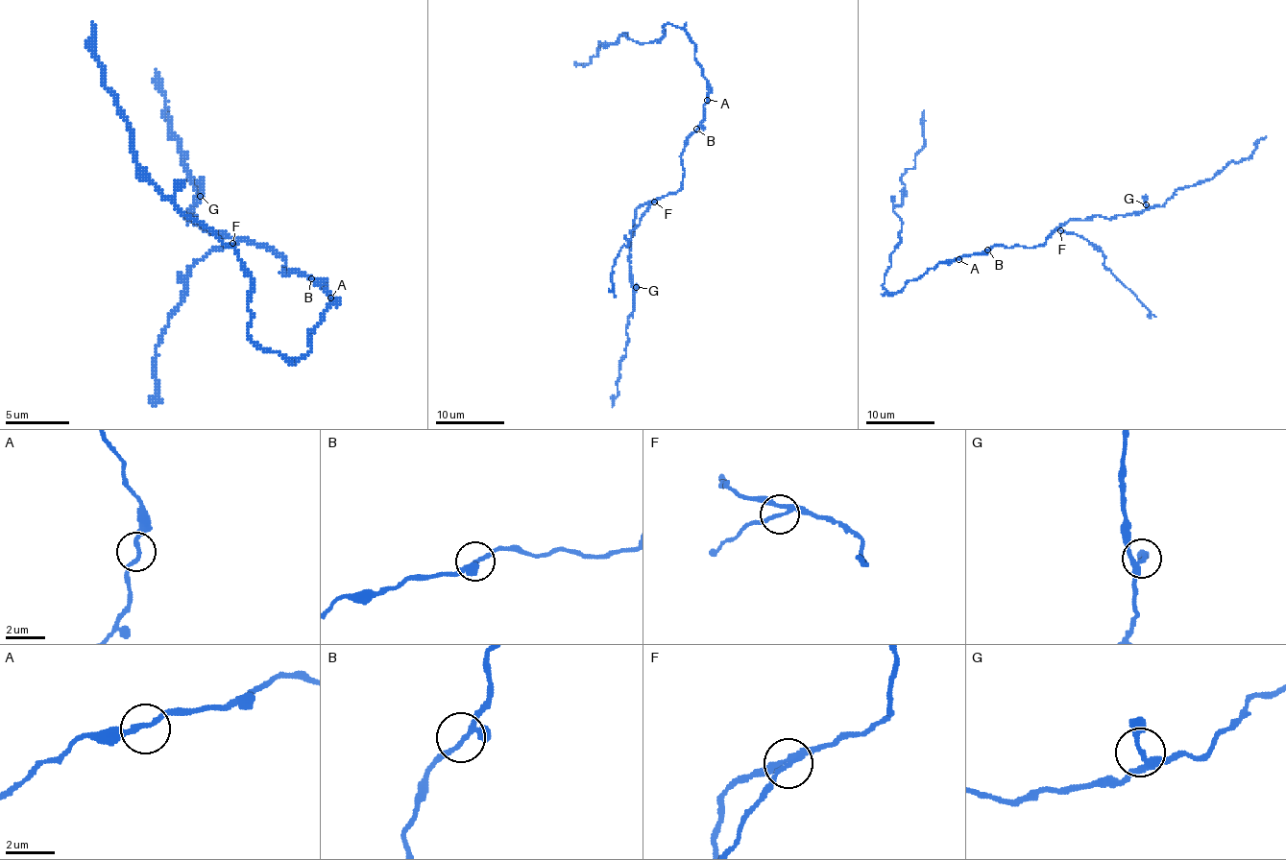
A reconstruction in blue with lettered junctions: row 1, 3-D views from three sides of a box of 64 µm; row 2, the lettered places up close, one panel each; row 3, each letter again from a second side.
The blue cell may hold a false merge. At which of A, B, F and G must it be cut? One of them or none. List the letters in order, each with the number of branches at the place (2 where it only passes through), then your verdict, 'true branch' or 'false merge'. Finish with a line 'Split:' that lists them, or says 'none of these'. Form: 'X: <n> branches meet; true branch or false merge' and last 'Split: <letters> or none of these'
A: 2 branches meet; true branch
B: 3 branches meet; true branch
F: 3 branches meet; false merge
G: 3 branches meet; true branch
Split: F

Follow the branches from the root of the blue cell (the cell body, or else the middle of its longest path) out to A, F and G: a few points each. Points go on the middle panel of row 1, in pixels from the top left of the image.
A: (700, 125), (707, 100)
F: (700, 125), (688, 137), (681, 156), (684, 172), (683, 187), (677, 192), (653, 201)
G: (700, 125), (688, 137), (681, 156), (683, 187), (636, 209), (629, 249), (629, 281), (636, 287)

